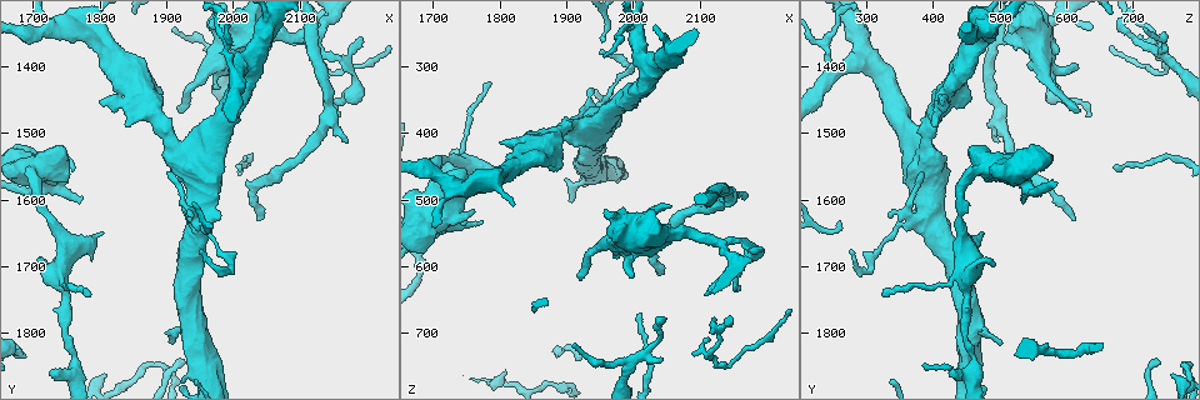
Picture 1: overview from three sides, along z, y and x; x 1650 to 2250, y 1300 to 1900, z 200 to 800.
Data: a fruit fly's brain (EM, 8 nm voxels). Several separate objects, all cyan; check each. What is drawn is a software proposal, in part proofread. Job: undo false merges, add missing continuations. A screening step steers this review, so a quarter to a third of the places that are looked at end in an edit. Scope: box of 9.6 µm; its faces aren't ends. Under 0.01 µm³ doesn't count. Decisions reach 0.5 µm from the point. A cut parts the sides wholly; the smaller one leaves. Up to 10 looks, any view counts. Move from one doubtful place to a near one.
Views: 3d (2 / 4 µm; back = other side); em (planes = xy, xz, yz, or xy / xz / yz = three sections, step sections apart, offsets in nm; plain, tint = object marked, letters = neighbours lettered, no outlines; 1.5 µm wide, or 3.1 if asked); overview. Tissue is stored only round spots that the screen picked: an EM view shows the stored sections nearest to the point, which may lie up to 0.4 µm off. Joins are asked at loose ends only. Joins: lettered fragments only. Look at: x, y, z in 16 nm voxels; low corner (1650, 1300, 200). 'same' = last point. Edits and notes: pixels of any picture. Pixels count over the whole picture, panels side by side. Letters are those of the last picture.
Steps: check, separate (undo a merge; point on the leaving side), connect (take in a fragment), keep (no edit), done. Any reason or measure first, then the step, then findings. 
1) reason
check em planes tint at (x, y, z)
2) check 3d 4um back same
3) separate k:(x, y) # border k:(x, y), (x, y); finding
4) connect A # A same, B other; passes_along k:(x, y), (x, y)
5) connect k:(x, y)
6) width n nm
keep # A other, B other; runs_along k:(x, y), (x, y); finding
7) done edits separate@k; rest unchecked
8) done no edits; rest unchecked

an open end
check em xz step 4 tint at (1840, 1490, 400)

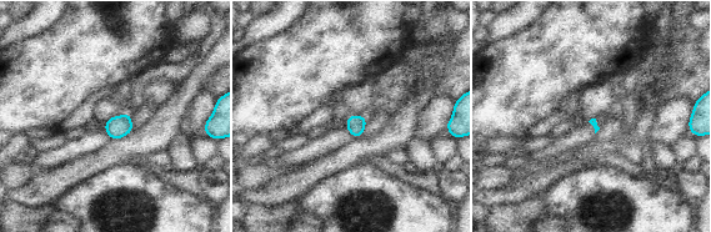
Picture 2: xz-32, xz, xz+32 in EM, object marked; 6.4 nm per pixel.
see the neighbours
check em xz step 4 letters same

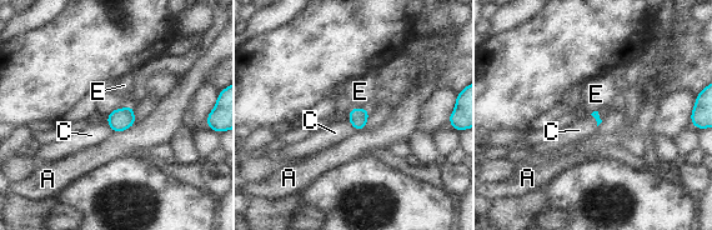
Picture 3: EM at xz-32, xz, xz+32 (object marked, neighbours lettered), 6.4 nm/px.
connect E # A other, C other, E same; passes_along 3:(357, 118), (357, 108), (360, 91); it goes on there

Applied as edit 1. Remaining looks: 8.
branch stops here
check 3d 4um at (1995, 1400, 620)

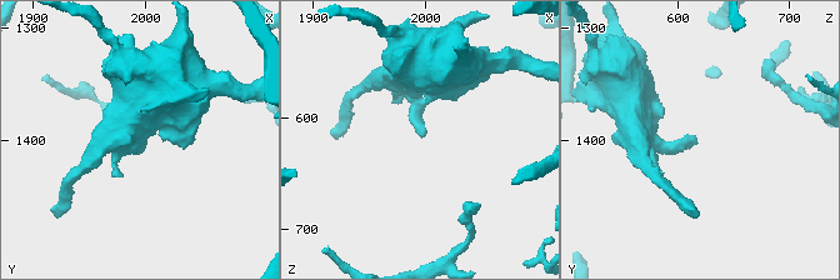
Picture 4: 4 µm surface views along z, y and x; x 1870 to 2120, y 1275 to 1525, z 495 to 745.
check em planes tint at (1994, 1404, 616)

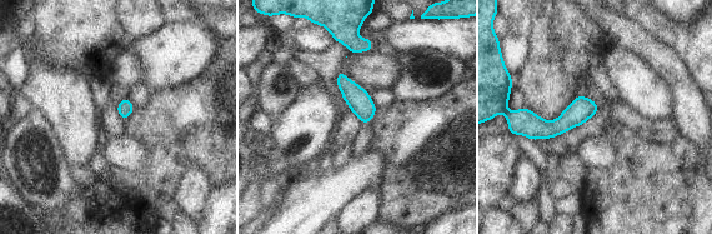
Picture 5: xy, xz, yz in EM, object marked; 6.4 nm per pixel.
check em planes letters same

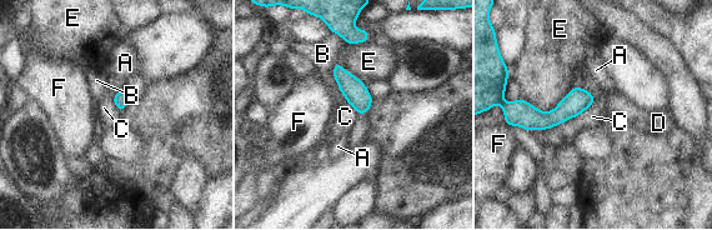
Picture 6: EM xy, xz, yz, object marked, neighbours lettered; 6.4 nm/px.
connect D # A other, B other, C other, D same, E other, F other; it goes on there

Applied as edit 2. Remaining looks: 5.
redraw
check overview

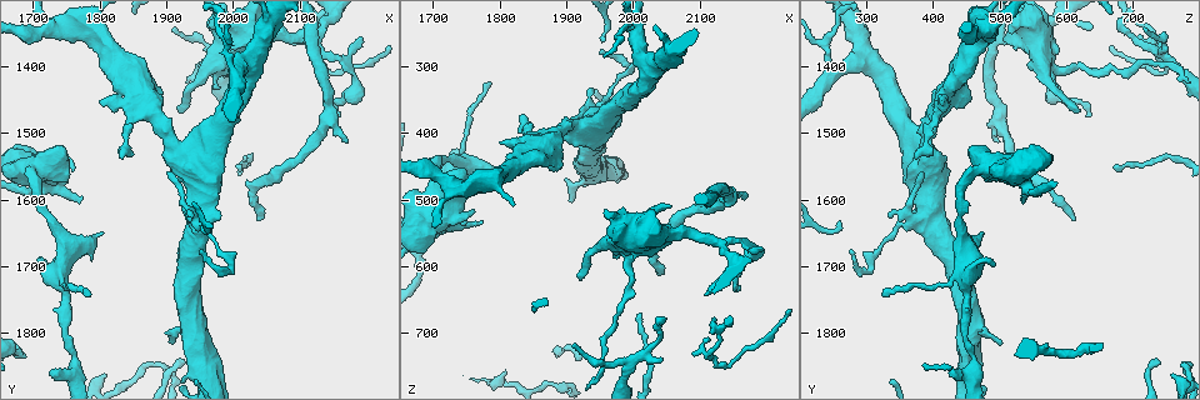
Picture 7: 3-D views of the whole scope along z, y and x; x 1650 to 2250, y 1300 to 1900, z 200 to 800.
check 3d 2um at (2040, 1630, 610)

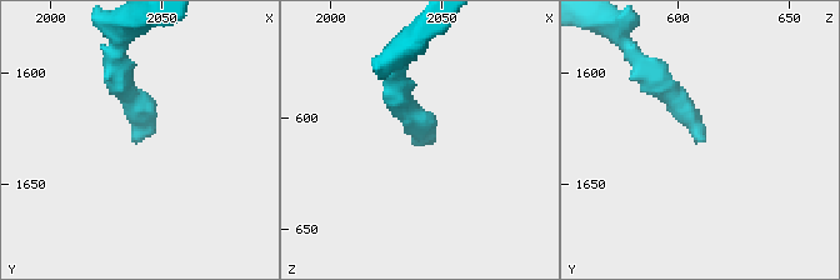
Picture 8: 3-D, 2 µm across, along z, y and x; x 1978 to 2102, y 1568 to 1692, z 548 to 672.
check em planes letters at (2039, 1631, 613)

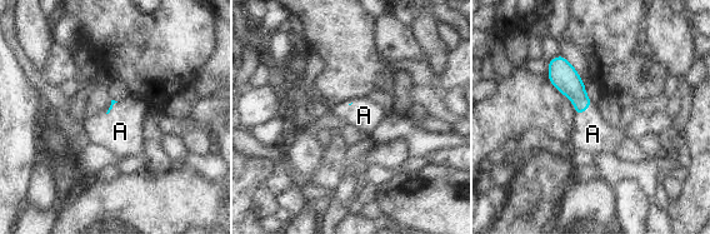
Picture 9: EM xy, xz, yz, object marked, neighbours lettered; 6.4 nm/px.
longest_contact A 120 nm
connect A # A same; the neuron continues

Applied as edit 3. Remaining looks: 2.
done edits connect@3, connect@6, connect@9; rest unchecked

